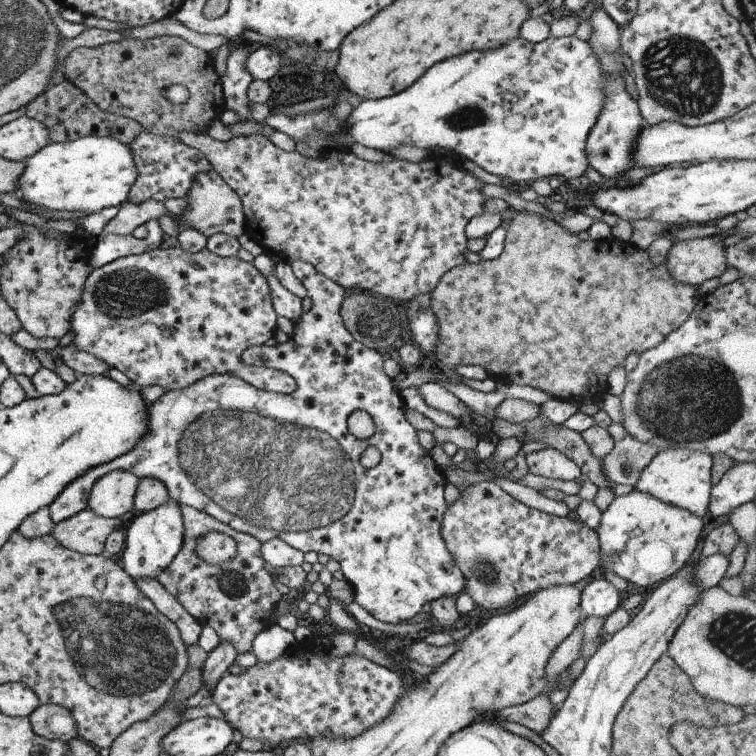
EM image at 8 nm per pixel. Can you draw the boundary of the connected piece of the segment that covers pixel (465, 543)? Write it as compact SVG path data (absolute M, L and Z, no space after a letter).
M480 481L479 483L474 483L472 486L468 486L468 488L460 494L458 500L448 506L448 510L446 510L444 518L442 518L442 538L444 538L444 542L446 542L446 546L448 546L448 552L452 554L453 560L456 562L456 566L458 566L462 574L464 574L465 593L469 594L478 606L490 609L512 606L521 596L536 594L538 590L544 590L544 588L548 588L549 586L572 586L573 584L578 584L581 580L586 580L588 576L592 575L592 572L596 570L596 566L600 564L601 558L597 531L591 529L588 525L582 526L582 524L578 524L578 522L574 522L574 520L568 520L565 517L528 507L516 500L516 498L510 496L510 494L502 490L498 484L492 481Z

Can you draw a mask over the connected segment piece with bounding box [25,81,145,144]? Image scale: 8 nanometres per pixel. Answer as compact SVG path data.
M63 81L52 84L44 94L26 105L25 114L28 118L42 122L50 132L50 143L63 143L75 141L77 138L96 135L98 137L110 136L118 142L130 144L134 138L144 132L144 127L137 121L125 116L118 116L111 112L103 111L85 92L82 92L71 82Z

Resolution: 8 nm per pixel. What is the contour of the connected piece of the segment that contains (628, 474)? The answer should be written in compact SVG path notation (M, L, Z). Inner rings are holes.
M632 434L615 442L612 452L601 459L604 474L610 484L636 486L642 470L659 453L657 446L636 440Z

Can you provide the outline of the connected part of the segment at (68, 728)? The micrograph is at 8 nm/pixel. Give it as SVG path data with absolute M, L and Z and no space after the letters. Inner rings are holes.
M40 704L30 716L28 716L32 730L38 736L48 740L62 740L70 742L72 738L79 736L76 721L67 708L55 704Z

